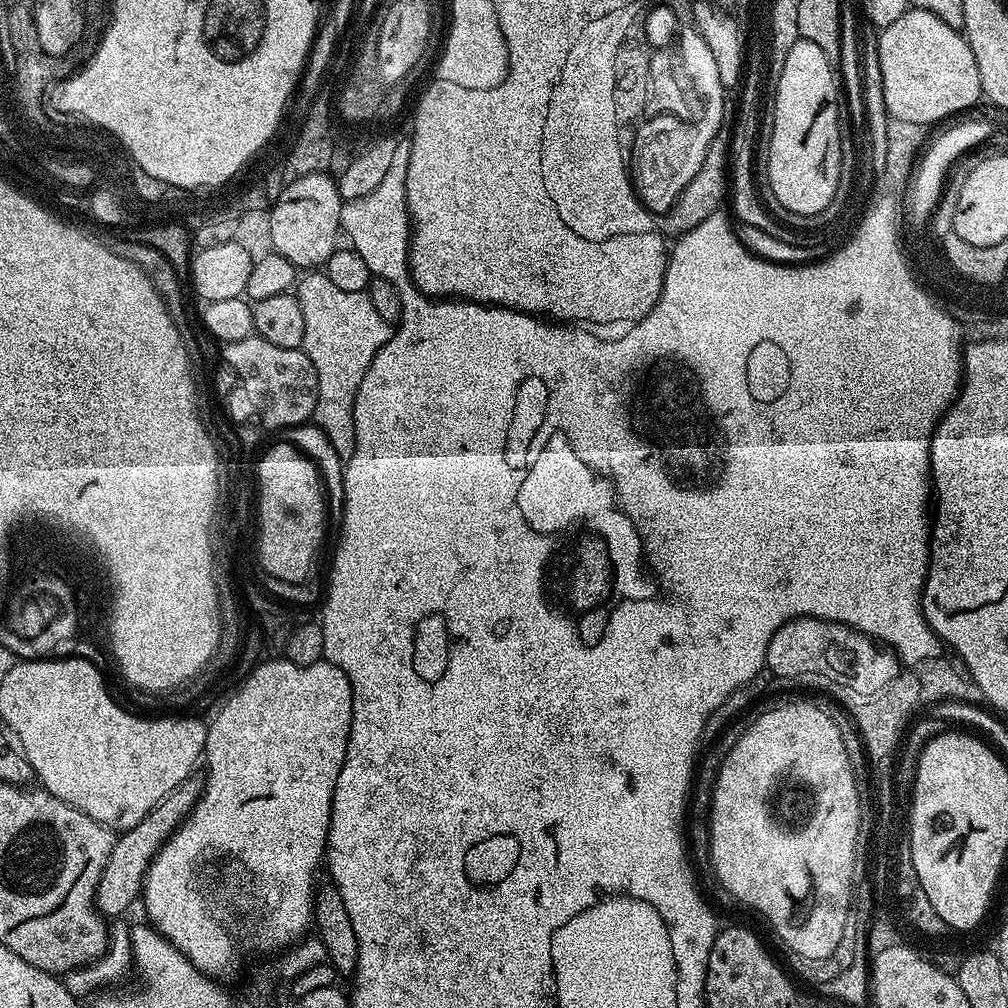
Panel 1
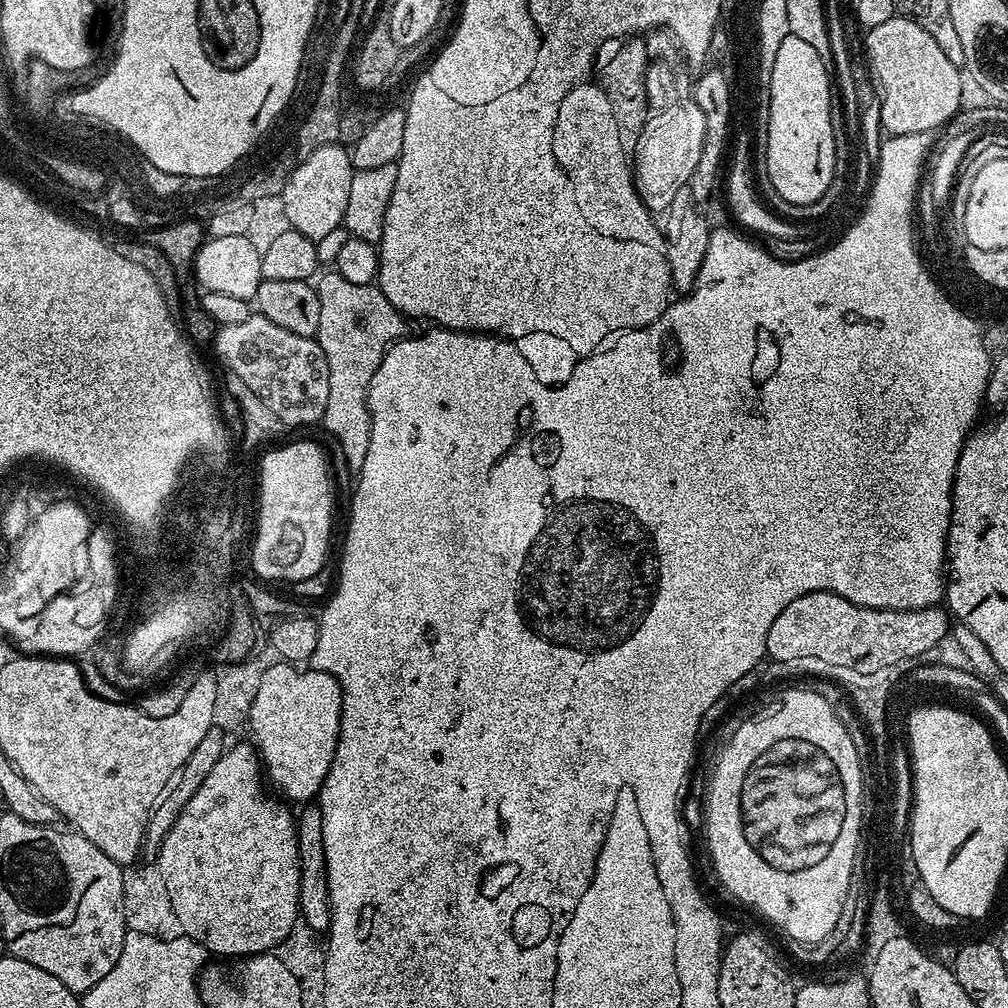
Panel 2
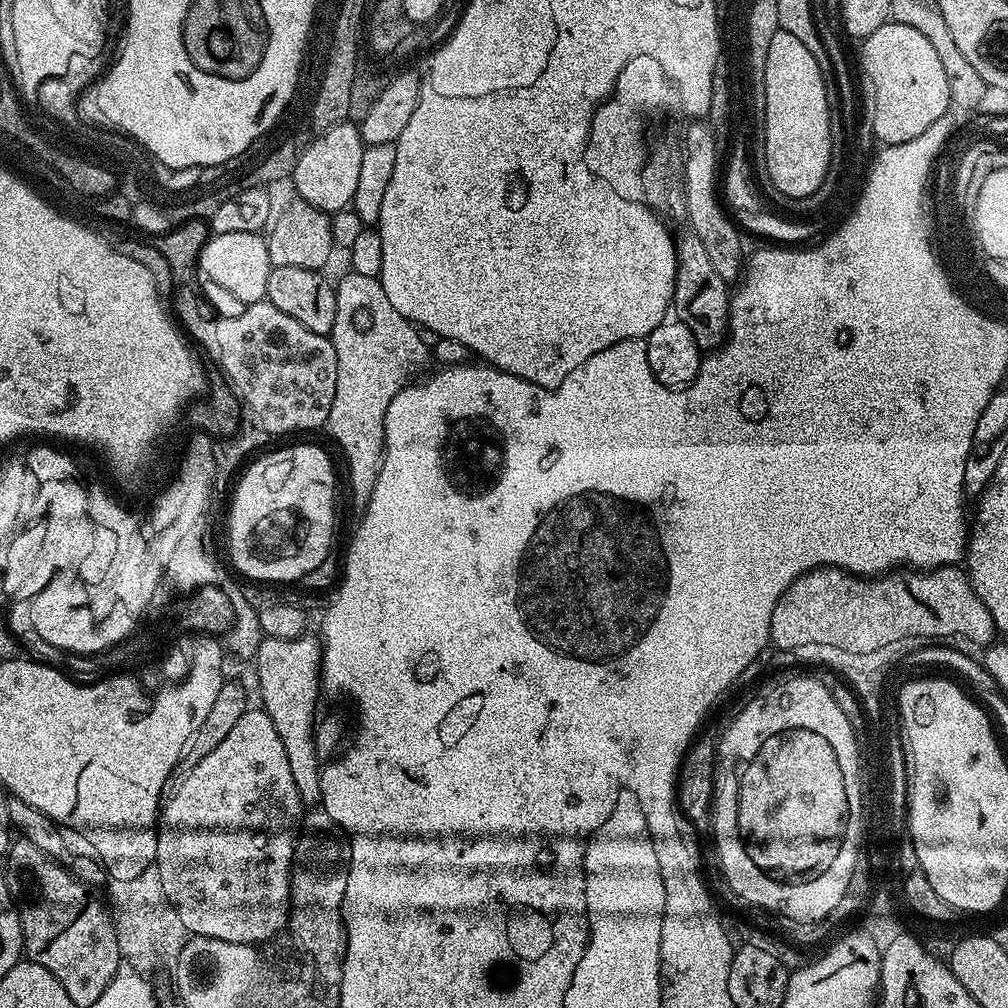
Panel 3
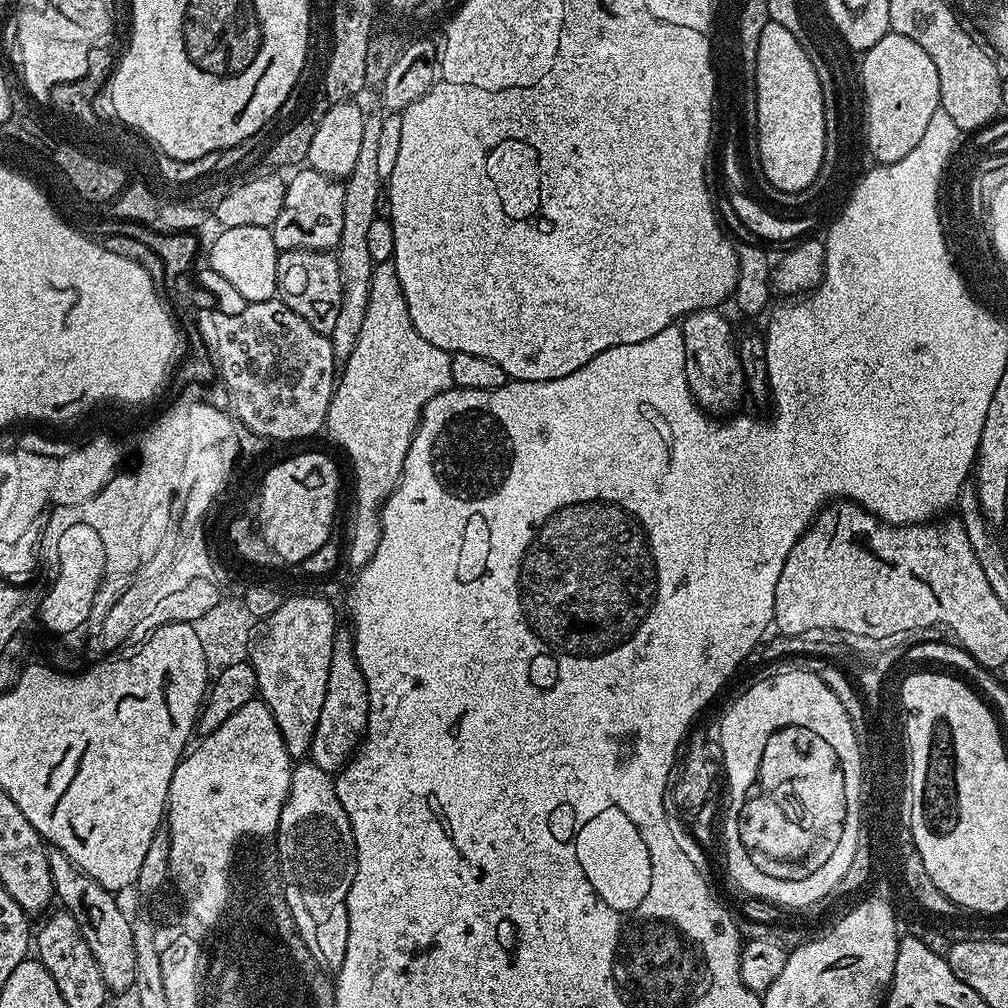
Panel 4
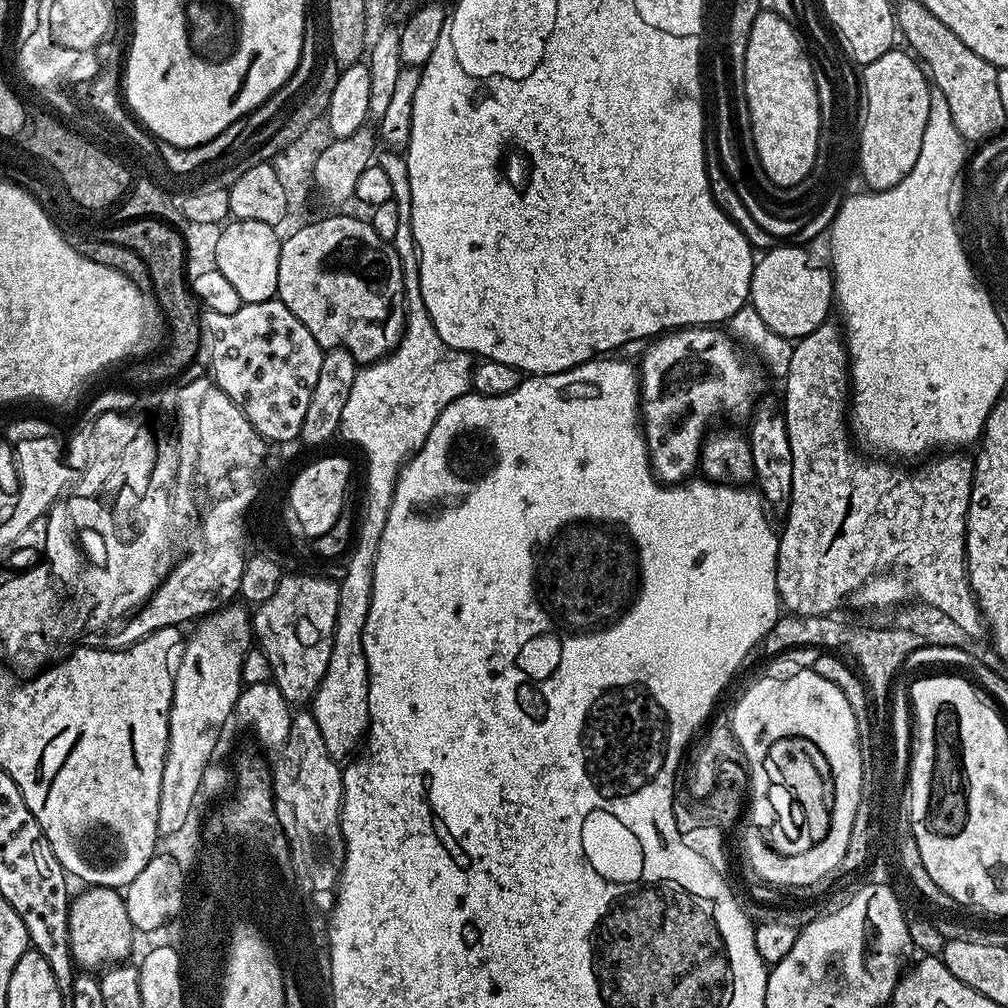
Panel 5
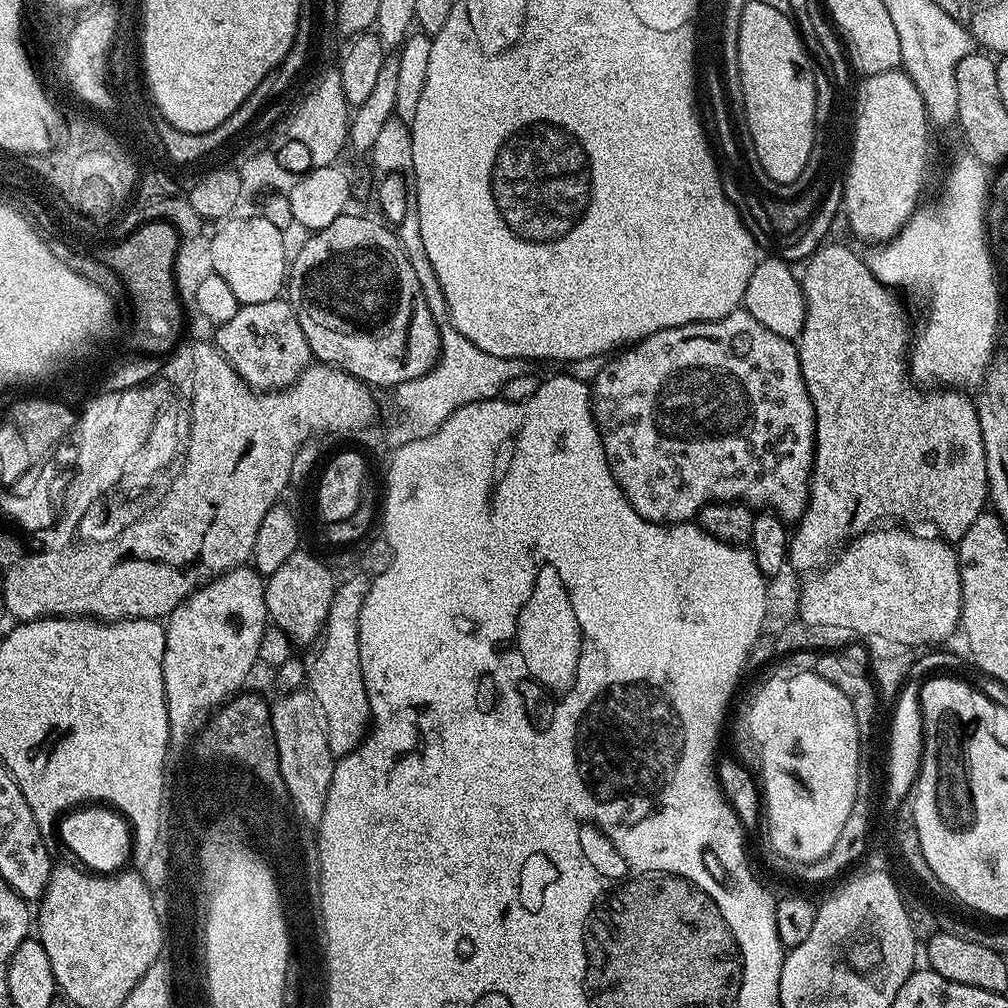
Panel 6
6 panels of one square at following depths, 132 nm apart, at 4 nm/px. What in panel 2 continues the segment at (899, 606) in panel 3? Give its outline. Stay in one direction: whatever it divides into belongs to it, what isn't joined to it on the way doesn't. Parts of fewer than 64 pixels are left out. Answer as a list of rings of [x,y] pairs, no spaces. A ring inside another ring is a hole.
[[[811,592],[802,594],[802,598],[794,598],[778,618],[774,618],[774,626],[770,626],[770,634],[766,634],[767,659],[777,664],[792,664],[795,660],[807,662],[830,662],[838,667],[854,667],[869,673],[873,667],[894,666],[915,661],[915,656],[924,656],[935,644],[944,640],[948,632],[950,616],[943,607],[922,608],[919,612],[885,612],[883,608],[860,608],[854,602],[842,598],[833,592]]]

